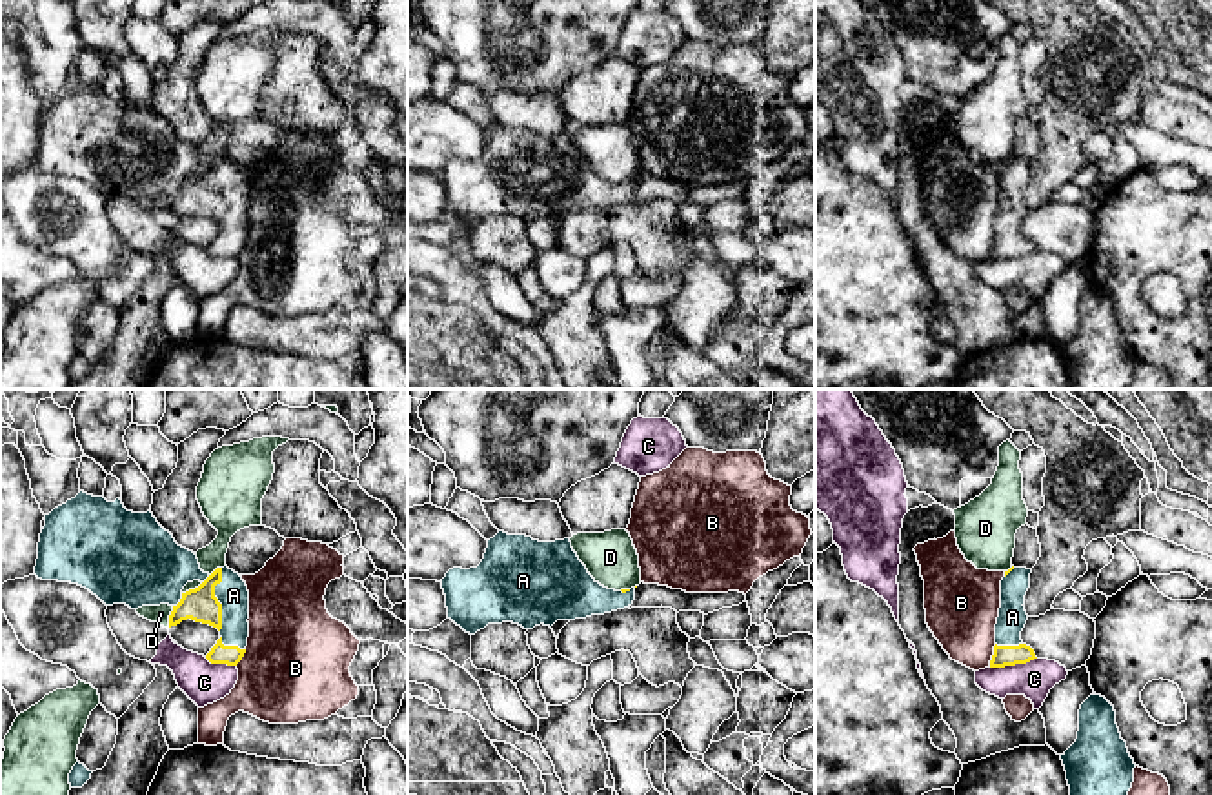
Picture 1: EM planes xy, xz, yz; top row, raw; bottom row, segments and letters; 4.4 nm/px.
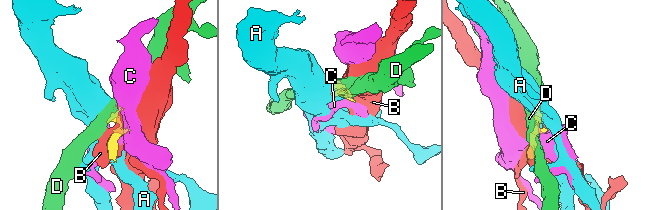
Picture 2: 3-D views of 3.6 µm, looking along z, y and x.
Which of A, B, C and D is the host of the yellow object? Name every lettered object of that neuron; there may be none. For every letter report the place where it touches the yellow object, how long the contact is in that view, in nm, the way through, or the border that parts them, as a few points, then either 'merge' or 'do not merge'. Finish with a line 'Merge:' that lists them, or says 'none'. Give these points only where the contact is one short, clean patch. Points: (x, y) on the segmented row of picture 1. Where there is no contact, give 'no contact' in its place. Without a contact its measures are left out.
A: meets yellow in xy at (217, 599); contact 280 nm long; merge
B: meets yellow in yz at (992, 655); contact 100 nm long; do not merge
C: meets yellow in yz at (1012, 664); contact 220 nm long; border along yz (1036, 657), (1025, 663), (989, 666); do not merge
D: meets yellow in xy at (170, 617); contact 100 nm long; border along xy (173, 606), (168, 626); do not merge
Merge: A

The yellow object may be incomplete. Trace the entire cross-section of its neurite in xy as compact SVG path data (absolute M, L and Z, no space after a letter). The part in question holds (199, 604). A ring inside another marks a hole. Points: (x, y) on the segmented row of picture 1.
M80 491L45 515L35 575L42 580L78 584L106 606L126 604L138 609L169 604L169 628L187 619L217 628L220 639L206 655L211 664L237 666L246 653L249 591L242 577L227 566L217 568L211 575L204 573L197 555L178 546L151 511L127 511L120 498L107 502L104 495Z

